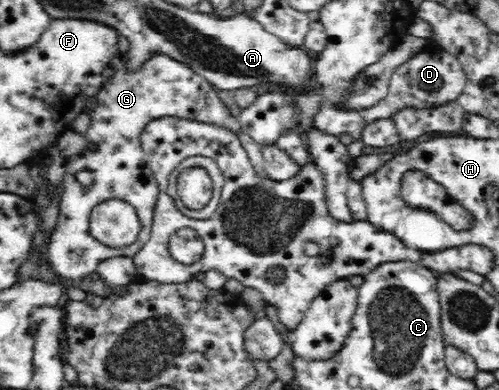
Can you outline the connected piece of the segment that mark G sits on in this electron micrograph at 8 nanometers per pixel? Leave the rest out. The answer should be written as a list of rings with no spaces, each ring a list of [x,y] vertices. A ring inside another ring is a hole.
[[[117,54],[111,60],[108,67],[115,69],[115,73],[98,92],[97,102],[89,113],[90,126],[84,134],[86,146],[80,154],[68,157],[65,162],[66,175],[58,206],[59,218],[47,246],[47,261],[54,272],[79,287],[95,278],[98,266],[103,261],[117,257],[132,258],[150,239],[160,188],[144,159],[140,143],[141,133],[148,122],[163,117],[179,117],[217,125],[235,134],[242,130],[238,117],[232,115],[230,109],[215,97],[218,89],[190,66],[159,55],[151,57],[140,71],[127,73],[125,60],[125,54]],[[111,199],[133,205],[140,221],[137,241],[125,248],[101,245],[89,231],[89,215],[94,206]]]

